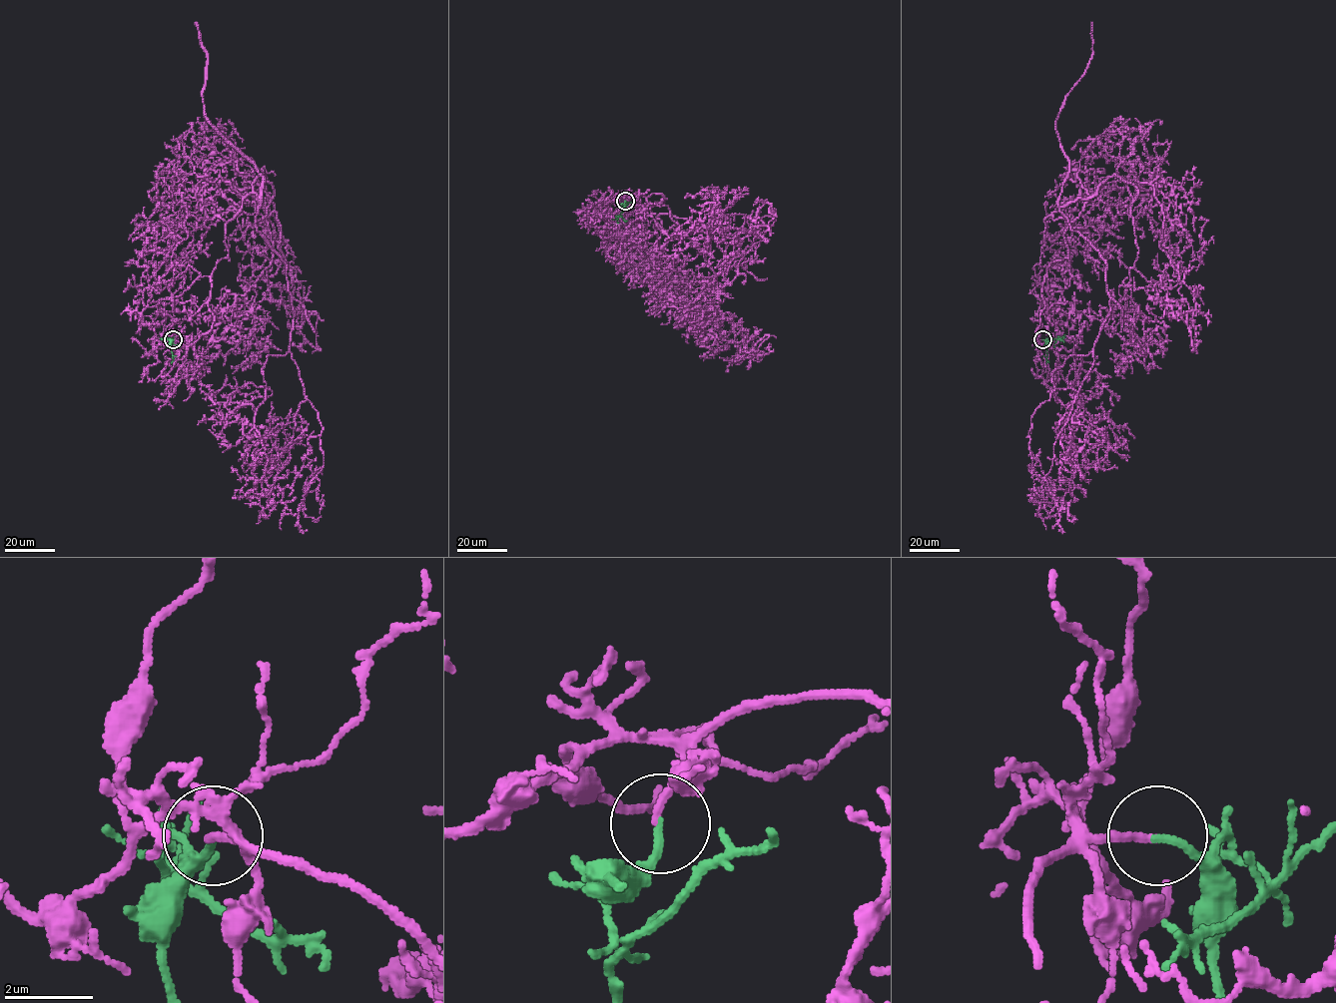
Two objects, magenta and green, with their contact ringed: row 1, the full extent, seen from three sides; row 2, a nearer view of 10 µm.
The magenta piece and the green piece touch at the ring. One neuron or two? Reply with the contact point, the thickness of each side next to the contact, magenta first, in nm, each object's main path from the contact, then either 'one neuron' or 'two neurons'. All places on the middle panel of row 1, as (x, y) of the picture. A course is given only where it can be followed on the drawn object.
(625, 201) | 180/170 nm | magenta via (625, 201), (662, 195), (708, 254), (710, 217), (747, 267), (716, 187), (724, 212), (705, 244) | green via (625, 201), (620, 216), (626, 221) | one neuron

